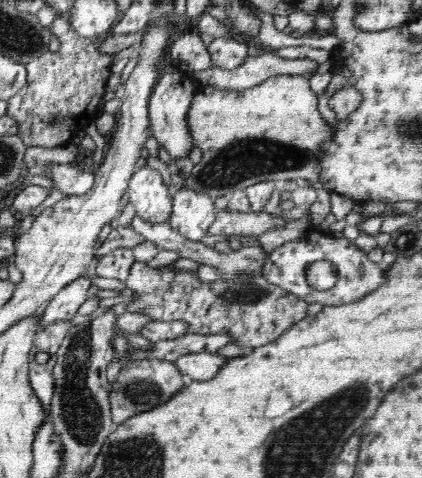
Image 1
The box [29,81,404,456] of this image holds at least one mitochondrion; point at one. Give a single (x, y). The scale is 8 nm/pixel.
(81, 415)

